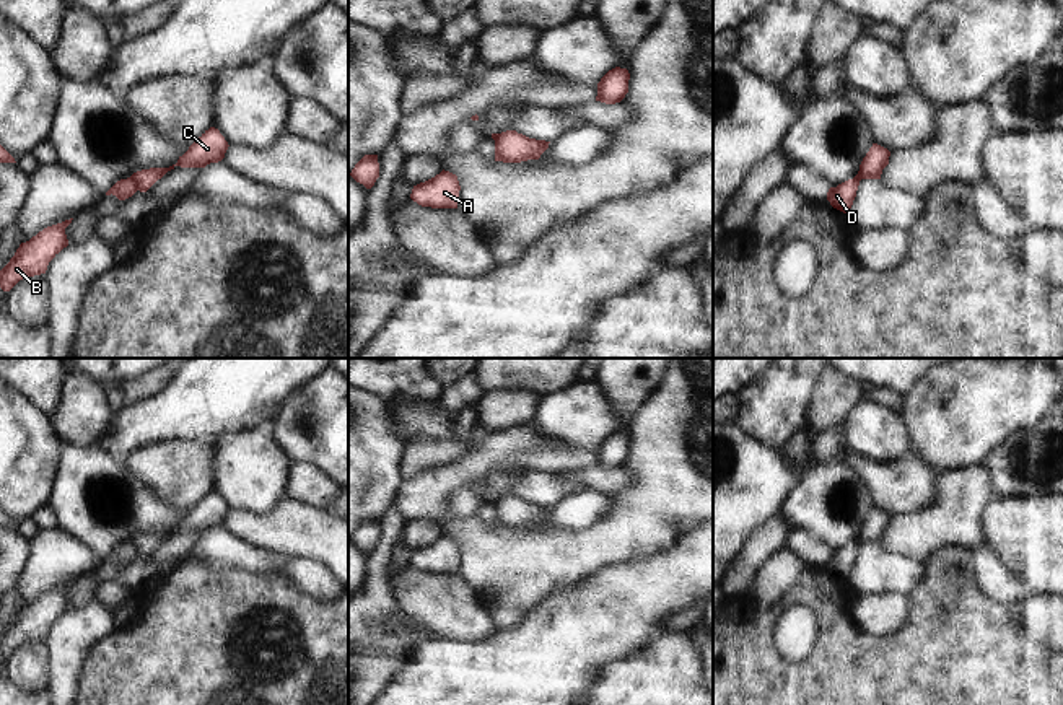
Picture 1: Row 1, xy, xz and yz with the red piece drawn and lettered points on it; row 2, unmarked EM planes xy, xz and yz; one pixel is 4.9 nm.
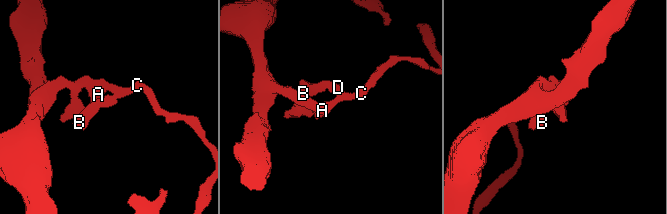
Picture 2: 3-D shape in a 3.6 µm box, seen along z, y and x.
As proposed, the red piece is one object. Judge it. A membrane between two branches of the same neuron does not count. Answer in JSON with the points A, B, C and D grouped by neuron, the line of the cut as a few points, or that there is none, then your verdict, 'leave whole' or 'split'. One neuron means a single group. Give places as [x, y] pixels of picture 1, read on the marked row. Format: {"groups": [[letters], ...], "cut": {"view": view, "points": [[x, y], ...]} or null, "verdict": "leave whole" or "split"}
{"groups": [["A", "C"], ["B", "D"]], "cut": {"view": "xy", "points": [[129, 178], [139, 189]]}, "verdict": "split"}

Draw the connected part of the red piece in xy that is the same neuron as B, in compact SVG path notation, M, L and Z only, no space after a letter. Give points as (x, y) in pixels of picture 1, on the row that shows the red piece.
M72 220L47 226L29 241L21 243L0 270L0 288L10 291L20 280L46 274L49 262L68 246L65 228Z

